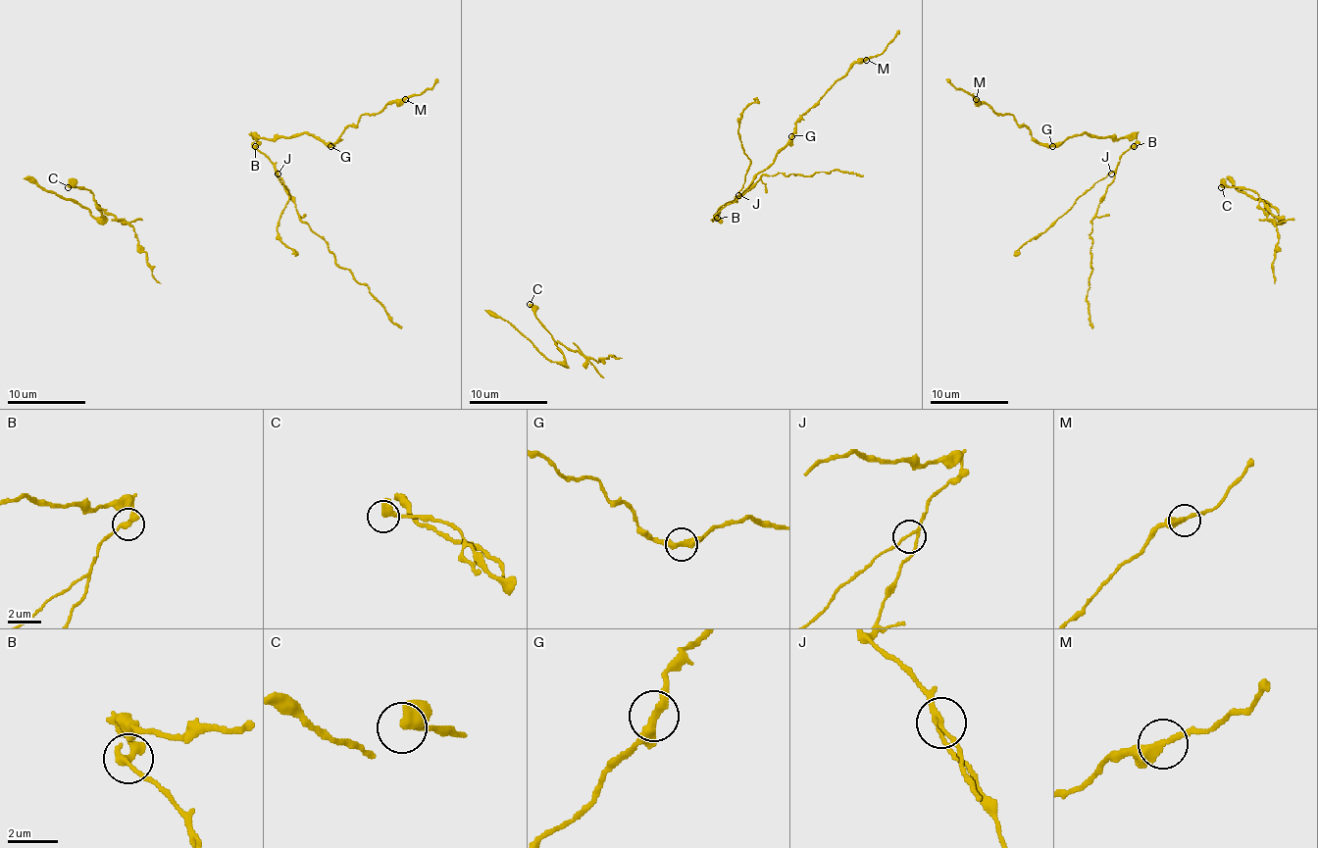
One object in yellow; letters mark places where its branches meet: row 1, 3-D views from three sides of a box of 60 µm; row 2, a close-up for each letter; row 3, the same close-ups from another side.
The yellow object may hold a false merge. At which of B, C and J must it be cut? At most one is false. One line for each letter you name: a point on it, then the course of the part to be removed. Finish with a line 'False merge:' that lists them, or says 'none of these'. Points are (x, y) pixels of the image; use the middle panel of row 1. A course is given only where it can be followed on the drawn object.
B: Place: (717, 218). Course of the part to remove: (717, 218), (719, 208), (731, 203), (772, 162), (787, 142), (795, 123), (854, 64), (882, 52), (897, 30)
False merge: B

